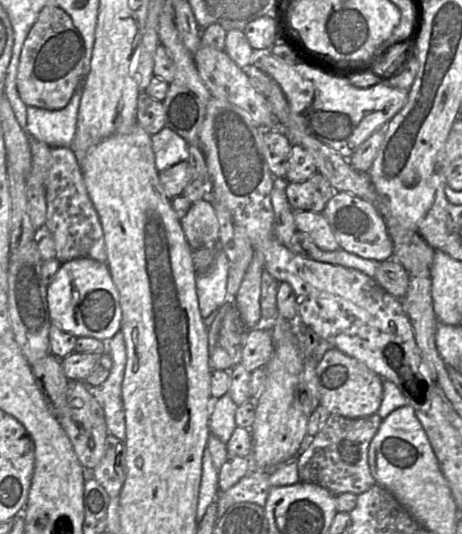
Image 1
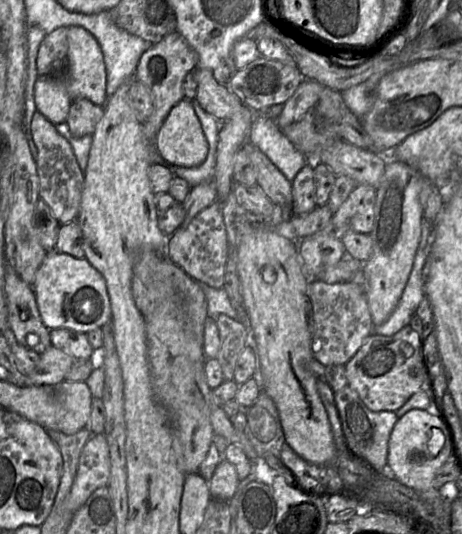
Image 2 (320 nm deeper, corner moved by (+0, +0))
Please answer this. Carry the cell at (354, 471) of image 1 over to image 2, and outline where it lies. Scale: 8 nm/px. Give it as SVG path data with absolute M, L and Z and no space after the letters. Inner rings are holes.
M349 385L334 392L335 405L341 420L342 431L350 452L366 461L374 472L388 470L388 441L390 434L399 419L393 411L374 412L367 408L358 393Z

